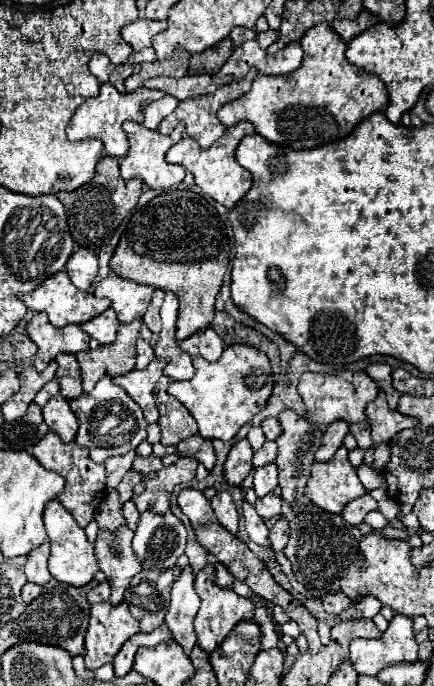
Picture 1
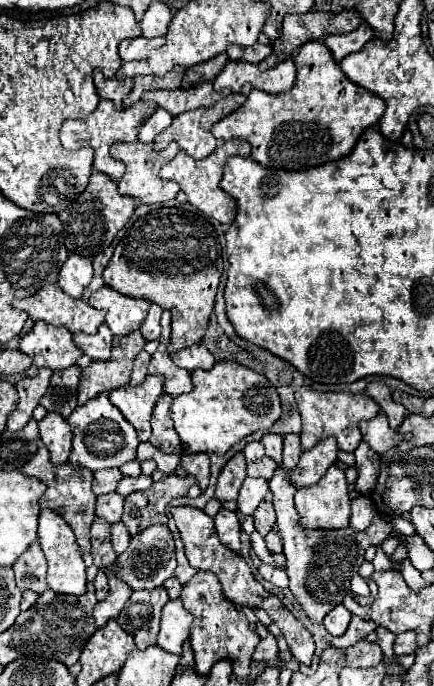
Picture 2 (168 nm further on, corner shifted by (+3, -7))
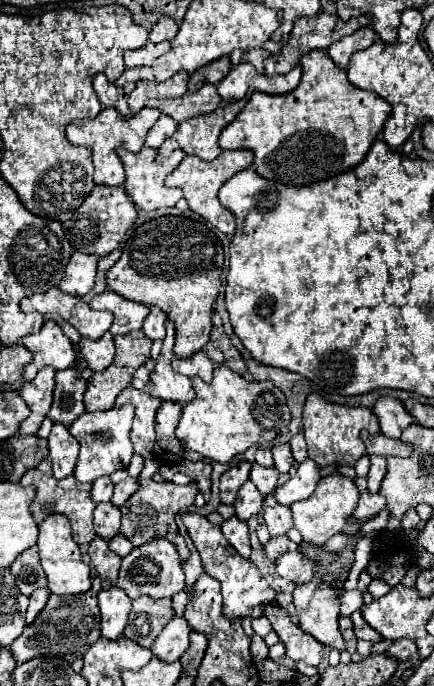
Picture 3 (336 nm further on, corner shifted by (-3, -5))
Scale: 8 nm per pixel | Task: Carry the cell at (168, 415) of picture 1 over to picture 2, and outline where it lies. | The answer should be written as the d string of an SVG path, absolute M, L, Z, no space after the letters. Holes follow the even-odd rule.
M162 394L160 400L156 402L152 412L150 444L162 450L164 454L182 454L182 444L178 442L178 434L170 418L170 404L172 404L172 398L168 394Z

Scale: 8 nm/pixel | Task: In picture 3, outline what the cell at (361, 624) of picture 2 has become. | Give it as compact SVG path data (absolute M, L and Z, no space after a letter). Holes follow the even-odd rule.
M356 610L354 614L352 614L352 620L354 620L354 632L356 632L356 636L358 638L364 638L364 640L372 640L372 642L378 642L378 640L382 640L382 636L380 636L380 632L376 632L364 618L362 618L362 614L360 614L360 610Z

